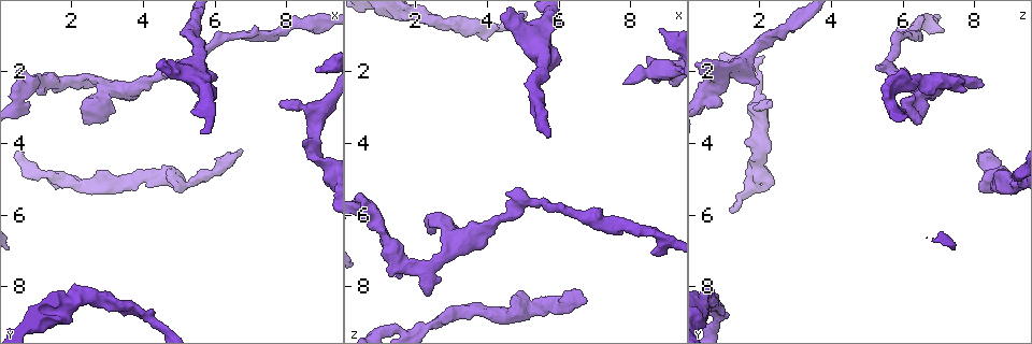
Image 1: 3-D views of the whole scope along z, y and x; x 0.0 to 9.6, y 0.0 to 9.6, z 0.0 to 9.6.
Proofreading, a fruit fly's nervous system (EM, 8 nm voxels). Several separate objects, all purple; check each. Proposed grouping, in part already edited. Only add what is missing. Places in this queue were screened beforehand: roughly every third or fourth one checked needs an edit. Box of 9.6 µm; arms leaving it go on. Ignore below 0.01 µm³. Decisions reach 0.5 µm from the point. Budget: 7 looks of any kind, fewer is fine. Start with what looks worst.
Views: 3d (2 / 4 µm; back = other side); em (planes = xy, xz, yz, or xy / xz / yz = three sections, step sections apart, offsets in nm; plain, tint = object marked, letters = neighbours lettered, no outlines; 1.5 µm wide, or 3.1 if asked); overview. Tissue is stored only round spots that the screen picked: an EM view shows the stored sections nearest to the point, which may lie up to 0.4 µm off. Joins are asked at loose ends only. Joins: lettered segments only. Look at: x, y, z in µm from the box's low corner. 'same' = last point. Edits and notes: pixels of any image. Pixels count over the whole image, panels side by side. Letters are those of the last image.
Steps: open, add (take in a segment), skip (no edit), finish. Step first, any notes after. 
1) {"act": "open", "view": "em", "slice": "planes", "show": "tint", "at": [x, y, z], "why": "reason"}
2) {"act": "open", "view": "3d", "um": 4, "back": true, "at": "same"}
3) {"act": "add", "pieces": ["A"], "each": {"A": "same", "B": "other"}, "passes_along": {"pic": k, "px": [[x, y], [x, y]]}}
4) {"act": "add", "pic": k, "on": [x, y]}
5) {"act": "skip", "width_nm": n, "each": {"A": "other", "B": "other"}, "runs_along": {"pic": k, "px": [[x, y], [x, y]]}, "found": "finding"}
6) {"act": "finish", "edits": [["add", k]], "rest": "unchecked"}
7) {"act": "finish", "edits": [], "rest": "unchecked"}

{"act": "open", "view": "em", "slice": "xz", "step": 8, "show": "tint", "at": [6.75, 4.25, 8.45], "why": "branch stops here"}

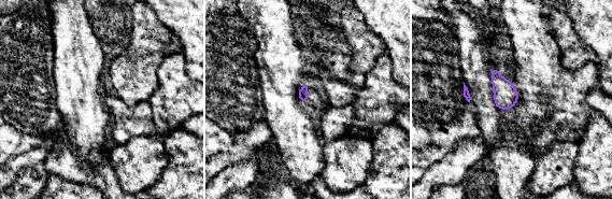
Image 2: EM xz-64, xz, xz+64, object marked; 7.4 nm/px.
{"act": "open", "view": "em", "slice": "planes", "show": "letters", "at": "same"}

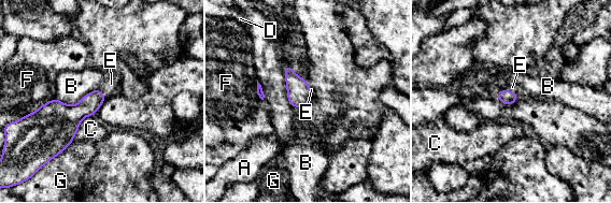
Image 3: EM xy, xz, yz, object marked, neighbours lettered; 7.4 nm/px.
{"act": "add", "pic": 3, "on": [512, 87], "each": {"A": "other", "B": "other", "C": "other", "D": "other", "E": "same", "F": "other", "G": "other"}, "passes_along": {"pic": 3, "px": [[506, 97], [506, 89], [512, 87]]}, "found": "the cell continues"}

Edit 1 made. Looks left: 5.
{"act": "open", "view": "overview", "why": "see it whole again"}

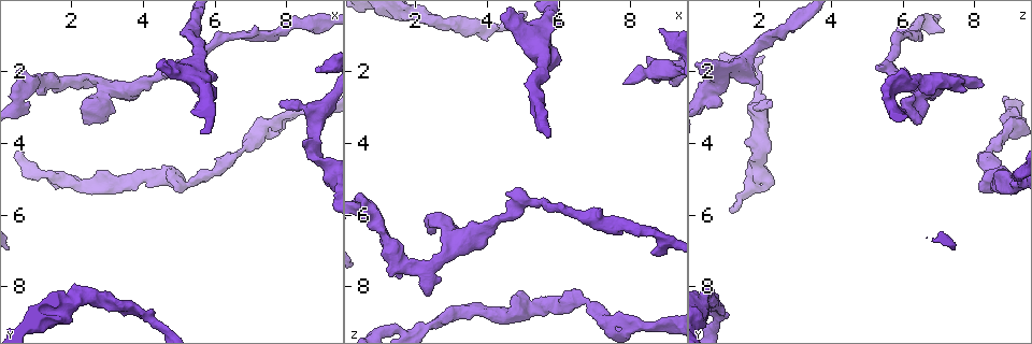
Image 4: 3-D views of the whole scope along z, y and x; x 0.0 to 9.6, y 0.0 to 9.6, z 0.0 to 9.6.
{"act": "open", "view": "em", "slice": "xy", "step": 8, "show": "tint", "at": [8.80, 2.05, 0.80], "why": "free end"}

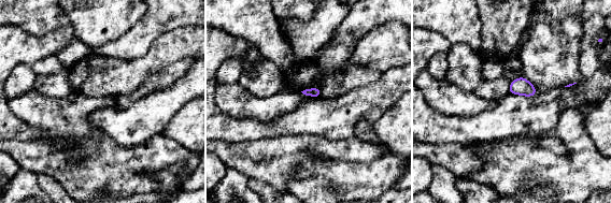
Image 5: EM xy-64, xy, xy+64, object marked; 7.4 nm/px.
{"act": "open", "view": "em", "slice": "xy", "step": 8, "show": "letters", "at": "same", "why": "what lies round it"}

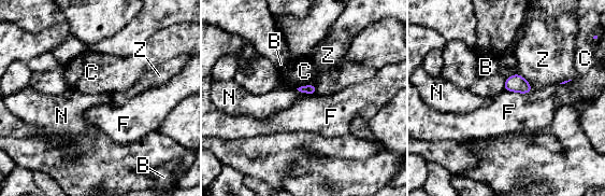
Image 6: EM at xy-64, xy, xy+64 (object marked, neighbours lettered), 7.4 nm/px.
{"act": "skip", "each": {"B": "other", "C": "other", "F": "other", "N": "other", "Z": "other"}, "border": {"pic": 6, "px": [[297, 88], [310, 94]]}, "found": "none of them fits"}

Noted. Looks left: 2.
{"act": "open", "view": "em", "slice": "xy", "step": 8, "show": "letters", "at": [2.50, 2.40, 8.30], "why": "an open end"}

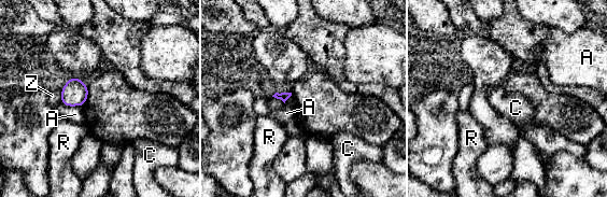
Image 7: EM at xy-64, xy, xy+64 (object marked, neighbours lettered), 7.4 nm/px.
{"act": "open", "view": "em", "slice": "planes", "show": "letters", "at": "same"}

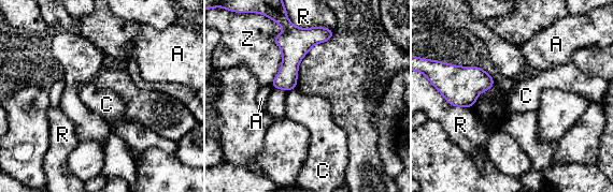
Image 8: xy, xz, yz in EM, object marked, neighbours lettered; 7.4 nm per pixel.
{"act": "skip", "each": {"A": "other", "C": "other", "R": "other", "Z": "other"}, "border": {"pic": 8, "px": [[295, 88], [288, 91]]}, "found": "none of them fits"}

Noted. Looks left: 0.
{"act": "finish", "edits": [["add", 3]], "rest": "unchecked"}

